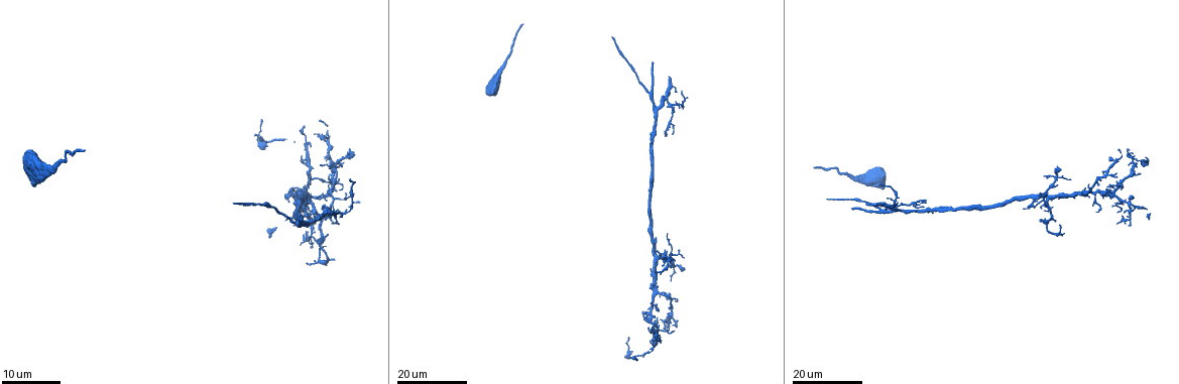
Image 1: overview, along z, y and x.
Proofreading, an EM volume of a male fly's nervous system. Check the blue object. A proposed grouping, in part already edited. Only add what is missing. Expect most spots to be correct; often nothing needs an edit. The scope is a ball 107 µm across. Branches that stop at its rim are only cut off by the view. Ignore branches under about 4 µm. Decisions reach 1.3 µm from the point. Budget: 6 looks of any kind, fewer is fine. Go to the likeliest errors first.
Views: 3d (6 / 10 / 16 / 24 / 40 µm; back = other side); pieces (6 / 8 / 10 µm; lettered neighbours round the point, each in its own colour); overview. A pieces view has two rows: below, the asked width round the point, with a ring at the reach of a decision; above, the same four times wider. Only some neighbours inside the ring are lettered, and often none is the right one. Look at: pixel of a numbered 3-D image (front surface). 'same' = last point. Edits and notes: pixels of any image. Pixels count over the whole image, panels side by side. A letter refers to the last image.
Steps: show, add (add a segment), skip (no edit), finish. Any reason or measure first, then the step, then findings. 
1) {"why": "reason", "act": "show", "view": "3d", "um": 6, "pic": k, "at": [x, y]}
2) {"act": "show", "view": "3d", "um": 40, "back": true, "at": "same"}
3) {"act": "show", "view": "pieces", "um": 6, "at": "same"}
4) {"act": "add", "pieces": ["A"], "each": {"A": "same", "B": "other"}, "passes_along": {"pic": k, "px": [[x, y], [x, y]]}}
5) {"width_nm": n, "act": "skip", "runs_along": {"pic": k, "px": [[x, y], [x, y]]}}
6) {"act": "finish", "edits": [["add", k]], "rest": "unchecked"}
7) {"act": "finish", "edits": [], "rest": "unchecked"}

{"why": "an open end", "act": "show", "view": "3d", "um": 16, "pic": 1, "at": [308, 217]}

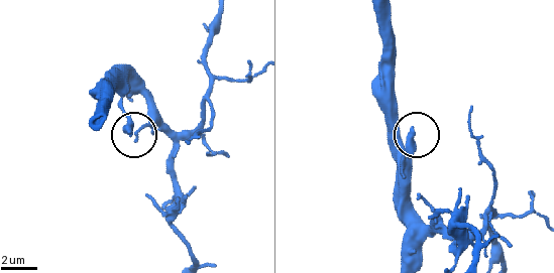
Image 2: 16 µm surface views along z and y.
{"act": "show", "view": "pieces", "um": 8, "pic": 2, "at": [130, 133]}

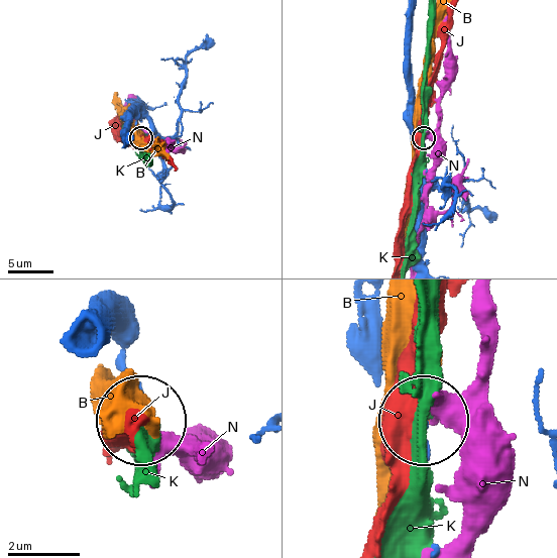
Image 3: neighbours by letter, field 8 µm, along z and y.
{"width_nm": 300, "act": "skip", "each": {"B": "other", "J": "other", "K": "other", "N": "other"}, "found": "none of them fits"}

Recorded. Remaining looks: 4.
{"why": "tapers out", "act": "show", "view": "3d", "um": 16, "pic": 1, "at": [1106, 185]}

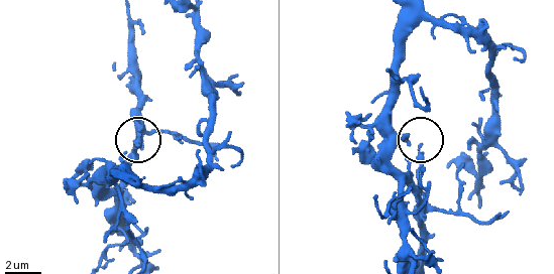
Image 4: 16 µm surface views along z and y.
{"act": "show", "view": "pieces", "um": 6, "pic": 4, "at": [421, 144]}

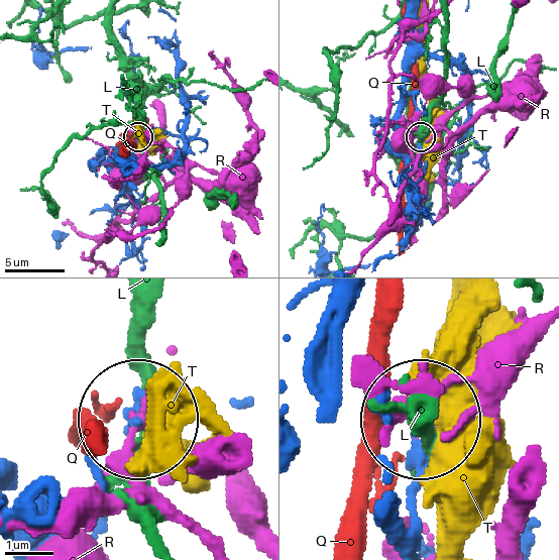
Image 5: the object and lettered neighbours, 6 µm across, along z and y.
{"act": "skip", "each": {"L": "other", "Q": "other", "R": "other", "T": "other"}, "found": "none of them fits"}

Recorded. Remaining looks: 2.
{"why": "an open end", "act": "show", "view": "3d", "um": 24, "pic": 1, "at": [667, 135]}

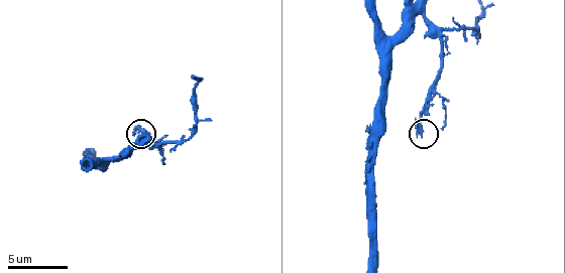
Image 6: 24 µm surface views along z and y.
{"act": "show", "view": "pieces", "um": 10, "pic": 6, "at": [422, 133]}

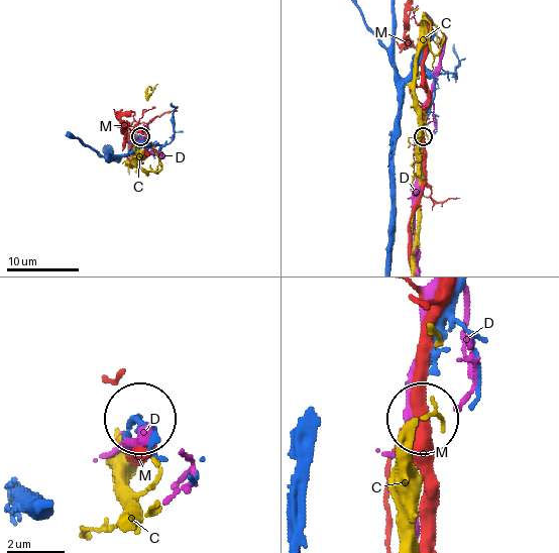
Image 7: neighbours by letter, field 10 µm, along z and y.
{"act": "skip", "each": {"C": "other", "D": "other", "M": "other"}, "found": "no lettered segment goes on from it"}

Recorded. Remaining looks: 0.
{"act": "finish", "edits": [], "rest": "unchecked"}

